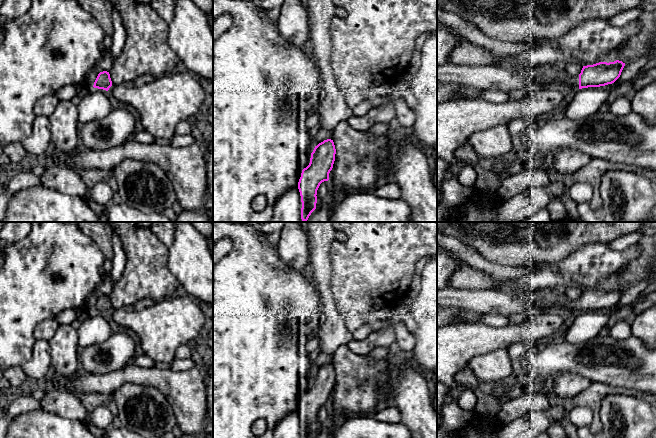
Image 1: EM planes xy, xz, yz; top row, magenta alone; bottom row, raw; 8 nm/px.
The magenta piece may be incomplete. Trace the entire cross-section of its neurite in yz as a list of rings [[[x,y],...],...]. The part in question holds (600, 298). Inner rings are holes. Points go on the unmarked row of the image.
[[[622,285],[599,286],[583,290],[578,300],[566,296],[558,288],[536,290],[529,294],[516,294],[508,289],[468,290],[445,287],[437,290],[437,307],[458,308],[481,315],[501,314],[526,317],[539,311],[567,310],[572,316],[588,311],[614,307],[625,290]]]

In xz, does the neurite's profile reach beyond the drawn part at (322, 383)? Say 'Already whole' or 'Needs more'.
Needs more

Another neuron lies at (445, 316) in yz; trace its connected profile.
[[[437,307],[437,328],[462,322],[480,322],[483,315],[458,308]]]

